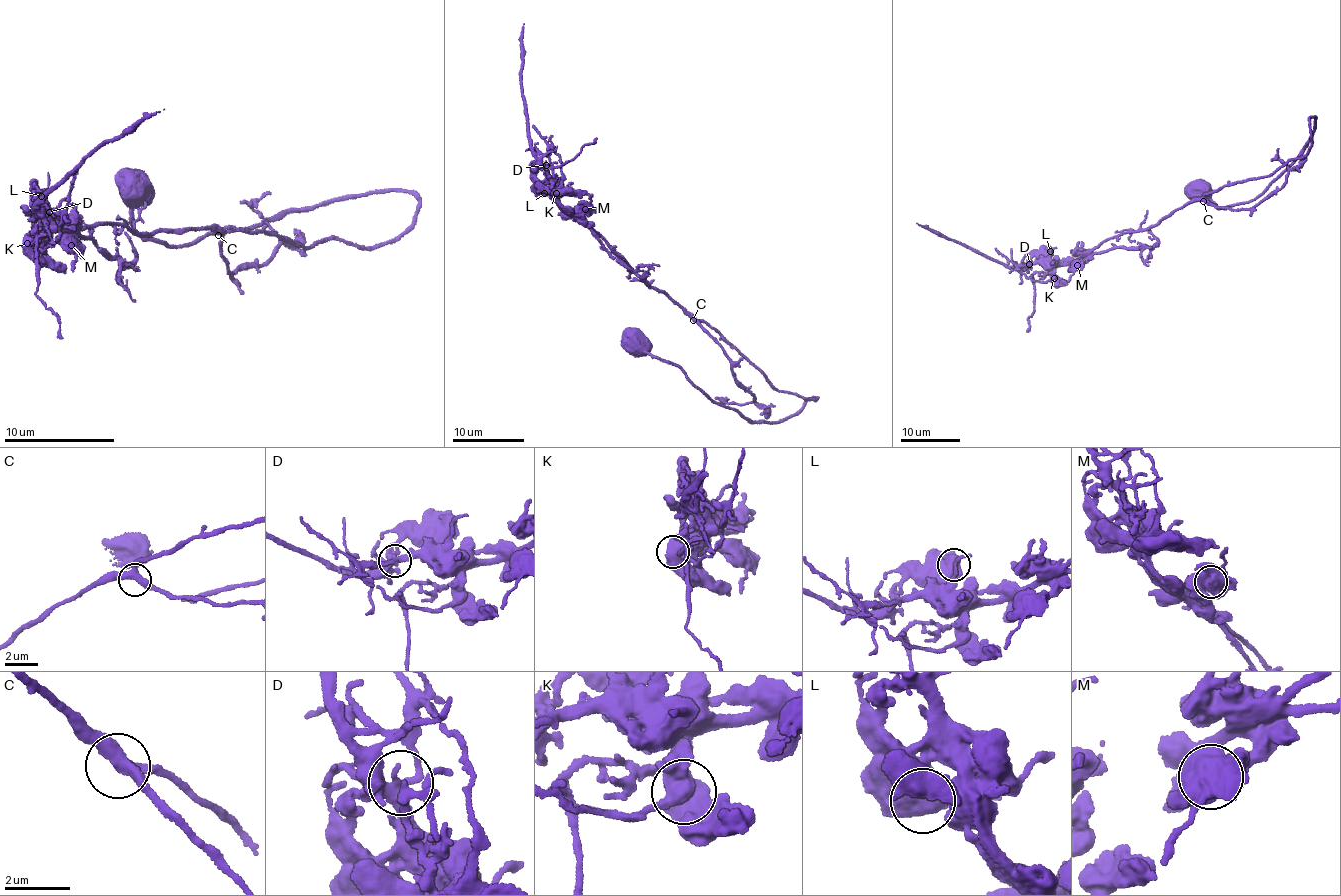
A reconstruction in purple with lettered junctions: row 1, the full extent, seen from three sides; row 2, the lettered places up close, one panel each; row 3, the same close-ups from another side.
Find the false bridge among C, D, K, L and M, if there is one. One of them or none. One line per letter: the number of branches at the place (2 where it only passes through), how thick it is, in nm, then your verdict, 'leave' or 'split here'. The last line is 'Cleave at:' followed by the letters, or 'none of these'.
C: branches 3; calibre 360 nm; leave
D: branches 3; calibre 320 nm; leave
K: branches 3; calibre 700 nm; leave
L: branches 1; calibre 950 nm; leave
M: branches 3; calibre 750 nm; leave
Cleave at: none of these

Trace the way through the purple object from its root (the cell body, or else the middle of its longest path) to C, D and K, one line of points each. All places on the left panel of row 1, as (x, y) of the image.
C: (138, 184), (137, 233), (172, 248), (337, 200), (418, 201), (414, 222), (372, 247), (218, 235)
D: (138, 184), (137, 233), (172, 248), (388, 191), (418, 214), (372, 247), (304, 247), (49, 212)
K: (138, 184), (137, 233), (172, 248), (388, 191), (418, 214), (367, 248), (112, 221), (27, 243)

